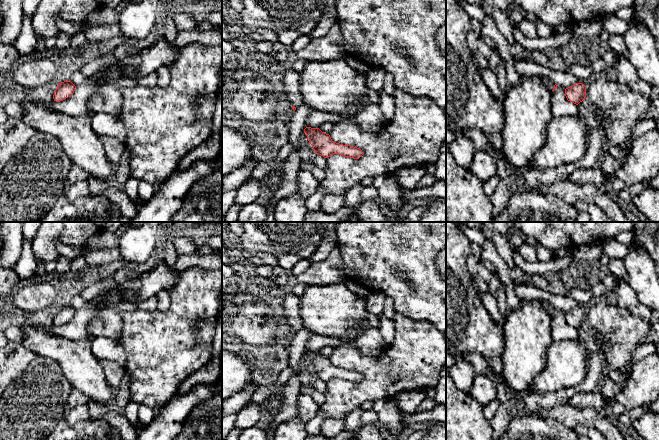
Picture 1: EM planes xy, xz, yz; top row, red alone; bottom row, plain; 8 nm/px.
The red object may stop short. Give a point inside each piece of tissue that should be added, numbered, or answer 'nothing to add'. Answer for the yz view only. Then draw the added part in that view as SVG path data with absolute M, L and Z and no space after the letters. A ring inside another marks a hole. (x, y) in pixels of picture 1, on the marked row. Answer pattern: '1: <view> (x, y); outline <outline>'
1: yz (549, 83); outline M539 75L538 77L542 80L548 89L553 90L555 83L551 79L545 75Z

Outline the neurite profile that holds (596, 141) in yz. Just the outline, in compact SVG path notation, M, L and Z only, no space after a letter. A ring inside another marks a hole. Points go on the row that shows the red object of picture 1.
M591 130L588 135L587 151L577 162L564 164L550 170L529 169L524 171L519 178L500 179L495 192L490 197L493 204L493 215L499 215L507 205L509 198L515 193L540 192L541 185L568 180L569 175L575 169L596 167L604 145L605 141L601 130Z

